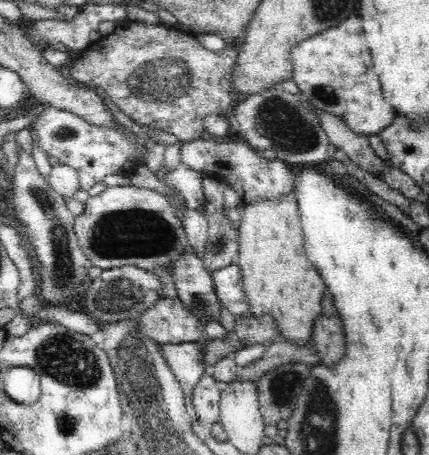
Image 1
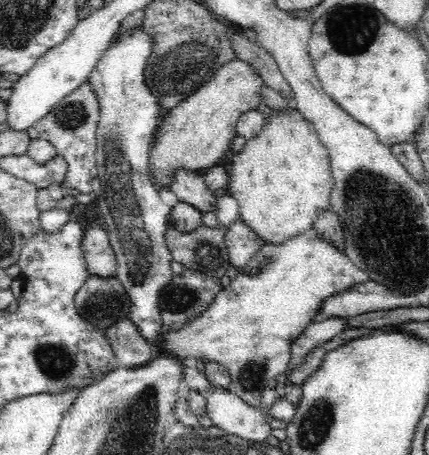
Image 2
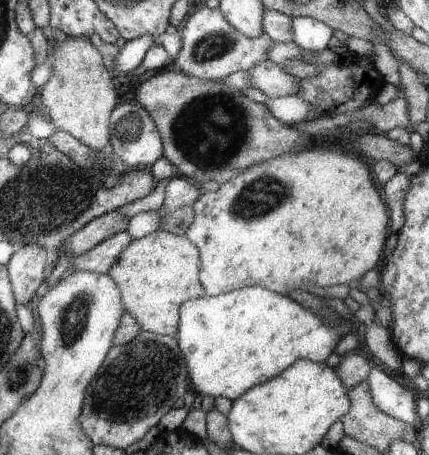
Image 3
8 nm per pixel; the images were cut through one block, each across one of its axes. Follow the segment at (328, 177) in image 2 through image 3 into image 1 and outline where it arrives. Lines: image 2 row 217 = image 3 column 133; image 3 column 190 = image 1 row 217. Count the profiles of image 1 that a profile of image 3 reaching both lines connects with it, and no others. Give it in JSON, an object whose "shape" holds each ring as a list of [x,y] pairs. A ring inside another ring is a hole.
{"shape":[[[294,190],[278,198],[256,198],[242,206],[238,266],[242,272],[248,312],[252,316],[272,316],[280,328],[278,340],[282,342],[304,344],[312,338],[320,358],[318,364],[334,368],[346,350],[344,320],[338,316],[318,268],[310,264],[310,256],[306,254]]]}

